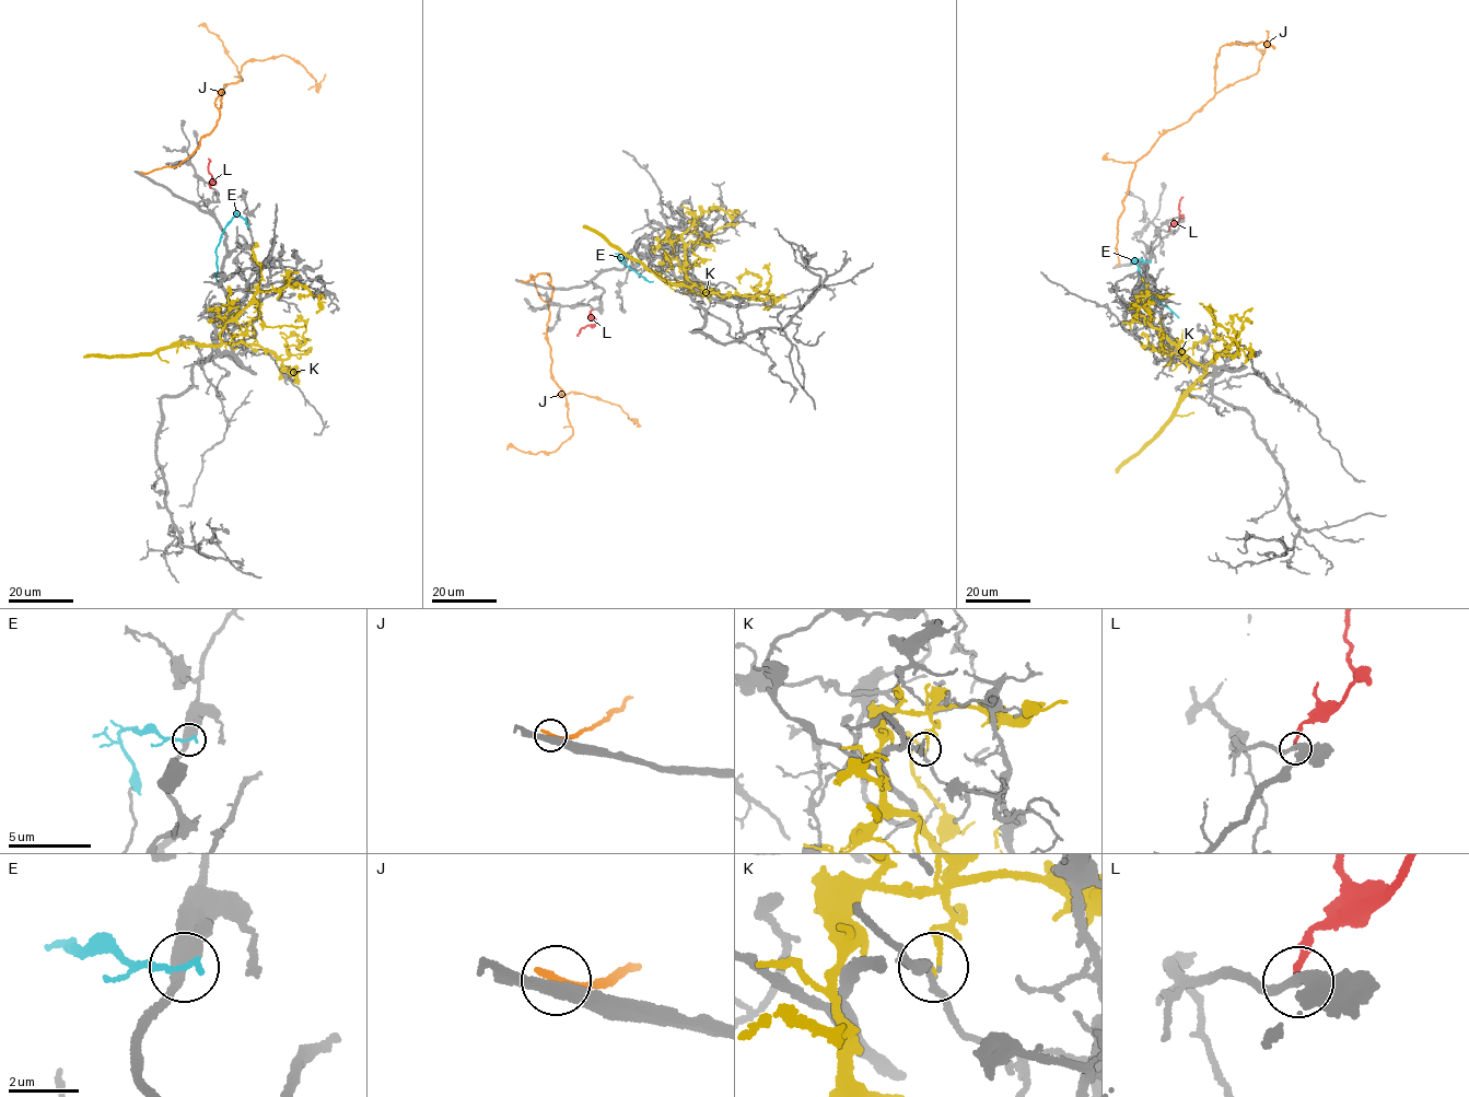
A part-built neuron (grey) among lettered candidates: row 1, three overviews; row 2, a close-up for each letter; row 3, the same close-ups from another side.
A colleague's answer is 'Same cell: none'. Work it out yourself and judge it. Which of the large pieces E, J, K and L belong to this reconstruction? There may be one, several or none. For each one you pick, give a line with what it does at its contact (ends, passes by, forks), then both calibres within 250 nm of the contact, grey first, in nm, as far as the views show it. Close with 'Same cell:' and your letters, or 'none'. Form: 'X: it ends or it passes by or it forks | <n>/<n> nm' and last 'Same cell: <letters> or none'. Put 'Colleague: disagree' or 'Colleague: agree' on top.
Colleague: disagree
L: it ends | 280/200 nm
Same cell: L

